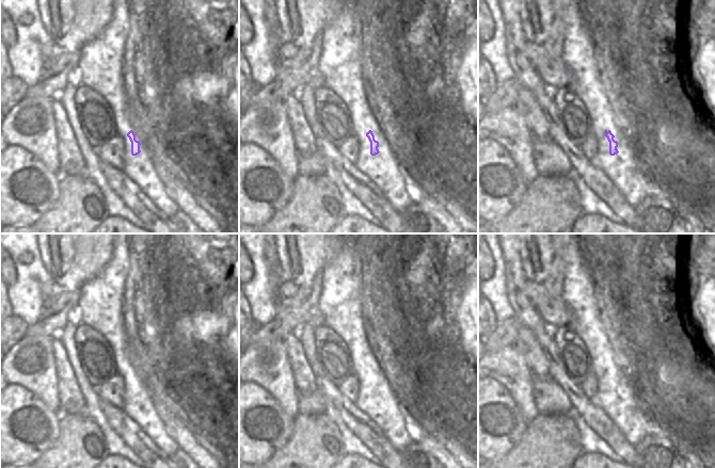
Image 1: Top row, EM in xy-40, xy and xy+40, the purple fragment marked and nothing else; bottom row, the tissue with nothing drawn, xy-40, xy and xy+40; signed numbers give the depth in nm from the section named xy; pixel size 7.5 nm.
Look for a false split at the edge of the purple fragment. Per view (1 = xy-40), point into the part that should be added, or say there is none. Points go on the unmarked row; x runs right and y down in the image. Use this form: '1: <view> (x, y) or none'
1: none

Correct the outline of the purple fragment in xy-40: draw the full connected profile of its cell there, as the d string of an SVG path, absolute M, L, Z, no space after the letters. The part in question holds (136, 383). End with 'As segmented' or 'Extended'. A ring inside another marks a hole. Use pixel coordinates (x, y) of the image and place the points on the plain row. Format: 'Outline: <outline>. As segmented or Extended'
Outline: M130 369L128 372L127 372L127 375L129 376L130 381L131 381L131 393L132 394L137 394L141 391L140 389L140 380L137 380L136 378L136 373L132 369Z. As segmented

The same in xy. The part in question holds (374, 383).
Outline: M369 369L367 372L366 372L366 375L368 376L369 381L370 381L370 393L371 394L376 394L378 393L380 390L378 388L379 386L379 381L375 378L375 374L372 372L371 369Z. As segmented

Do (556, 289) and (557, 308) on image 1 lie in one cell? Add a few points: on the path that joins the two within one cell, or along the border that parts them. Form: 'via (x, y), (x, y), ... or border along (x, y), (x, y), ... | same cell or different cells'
border along (542, 284), (553, 295), (559, 296) | different cells

